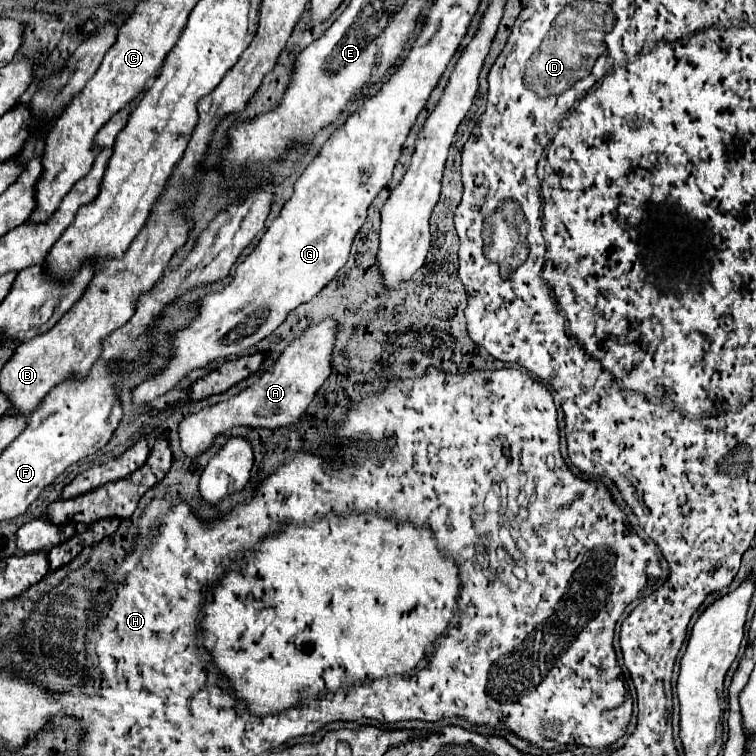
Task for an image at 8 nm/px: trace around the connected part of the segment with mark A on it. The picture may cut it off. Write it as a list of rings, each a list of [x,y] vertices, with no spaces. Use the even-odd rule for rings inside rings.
[[[324,319],[316,325],[310,325],[300,337],[296,337],[272,363],[266,367],[264,375],[252,383],[250,387],[242,389],[238,395],[230,397],[212,407],[204,407],[202,411],[188,415],[180,423],[180,443],[182,451],[190,457],[200,455],[204,449],[212,445],[212,441],[234,427],[266,427],[276,429],[290,423],[296,423],[310,401],[314,399],[320,385],[328,379],[332,371],[332,351],[338,333],[338,323],[334,319]]]

